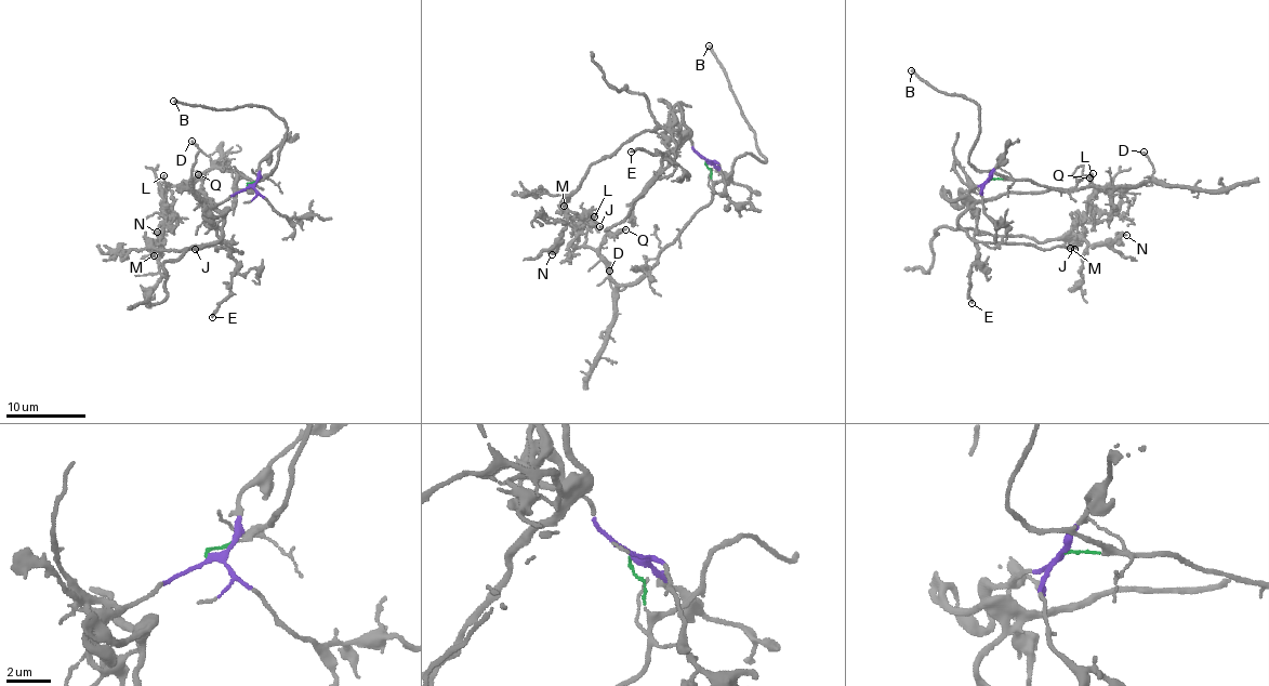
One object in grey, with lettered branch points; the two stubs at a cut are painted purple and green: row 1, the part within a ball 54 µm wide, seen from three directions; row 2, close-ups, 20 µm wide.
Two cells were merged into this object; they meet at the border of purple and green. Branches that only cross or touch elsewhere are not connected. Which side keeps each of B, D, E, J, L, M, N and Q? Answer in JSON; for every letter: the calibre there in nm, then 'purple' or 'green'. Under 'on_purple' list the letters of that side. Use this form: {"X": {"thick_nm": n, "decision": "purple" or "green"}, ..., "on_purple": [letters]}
{"B": {"thick_nm": 200, "decision": "green"}, "D": {"thick_nm": 120, "decision": "green"}, "E": {"thick_nm": 170, "decision": "purple"}, "J": {"thick_nm": 160, "decision": "purple"}, "L": {"thick_nm": 110, "decision": "green"}, "M": {"thick_nm": 150, "decision": "purple"}, "N": {"thick_nm": 160, "decision": "purple"}, "Q": {"thick_nm": 140, "decision": "green"}, "on_purple": ["E", "J", "M", "N"]}

